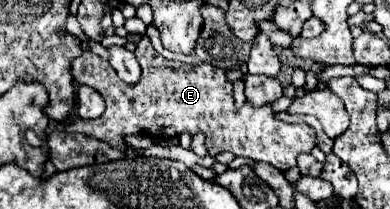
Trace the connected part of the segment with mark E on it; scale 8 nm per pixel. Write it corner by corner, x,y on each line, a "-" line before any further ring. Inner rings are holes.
145,34
135,46
135,58
141,64
143,74
141,80
131,86
119,80
117,72
107,64
107,60
99,58
91,50
83,50
83,54
73,62
71,74
75,82
95,88
103,96
107,108
103,116
95,120
69,120
63,126
67,132
95,136
97,140
103,140
117,150
127,150
125,136
131,134
149,134
155,140
171,140
183,132
197,134
201,130
205,134
205,144
211,156
229,150
235,156
267,162
281,172
295,166
295,158
301,152
311,152
315,148
315,130
305,122
289,124
279,120
271,104
253,108
253,104
245,100
243,108
237,110
233,102
233,86
225,70
213,64
187,66
183,62
167,60
151,46
151,40

